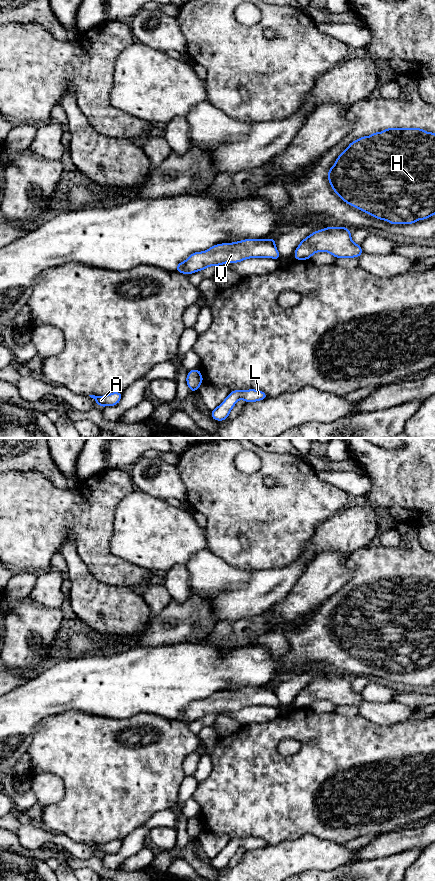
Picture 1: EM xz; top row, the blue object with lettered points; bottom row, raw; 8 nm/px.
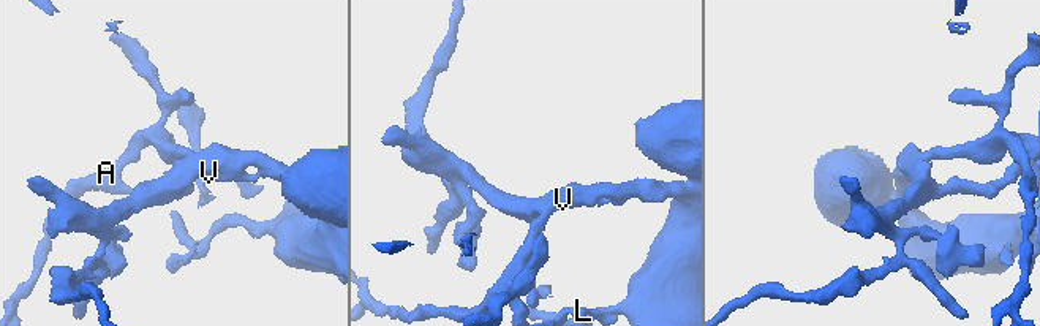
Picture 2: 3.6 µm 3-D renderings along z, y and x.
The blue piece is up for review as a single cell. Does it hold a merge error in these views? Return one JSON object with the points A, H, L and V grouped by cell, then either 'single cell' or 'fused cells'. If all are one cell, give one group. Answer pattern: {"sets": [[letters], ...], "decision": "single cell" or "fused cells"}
{"sets": [["A", "V"], ["H", "L"]], "decision": "fused cells"}

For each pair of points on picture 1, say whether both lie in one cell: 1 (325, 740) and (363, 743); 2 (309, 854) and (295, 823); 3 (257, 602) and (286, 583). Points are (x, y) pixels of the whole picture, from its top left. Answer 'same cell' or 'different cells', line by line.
1: same cell
2: different cells
3: same cell

